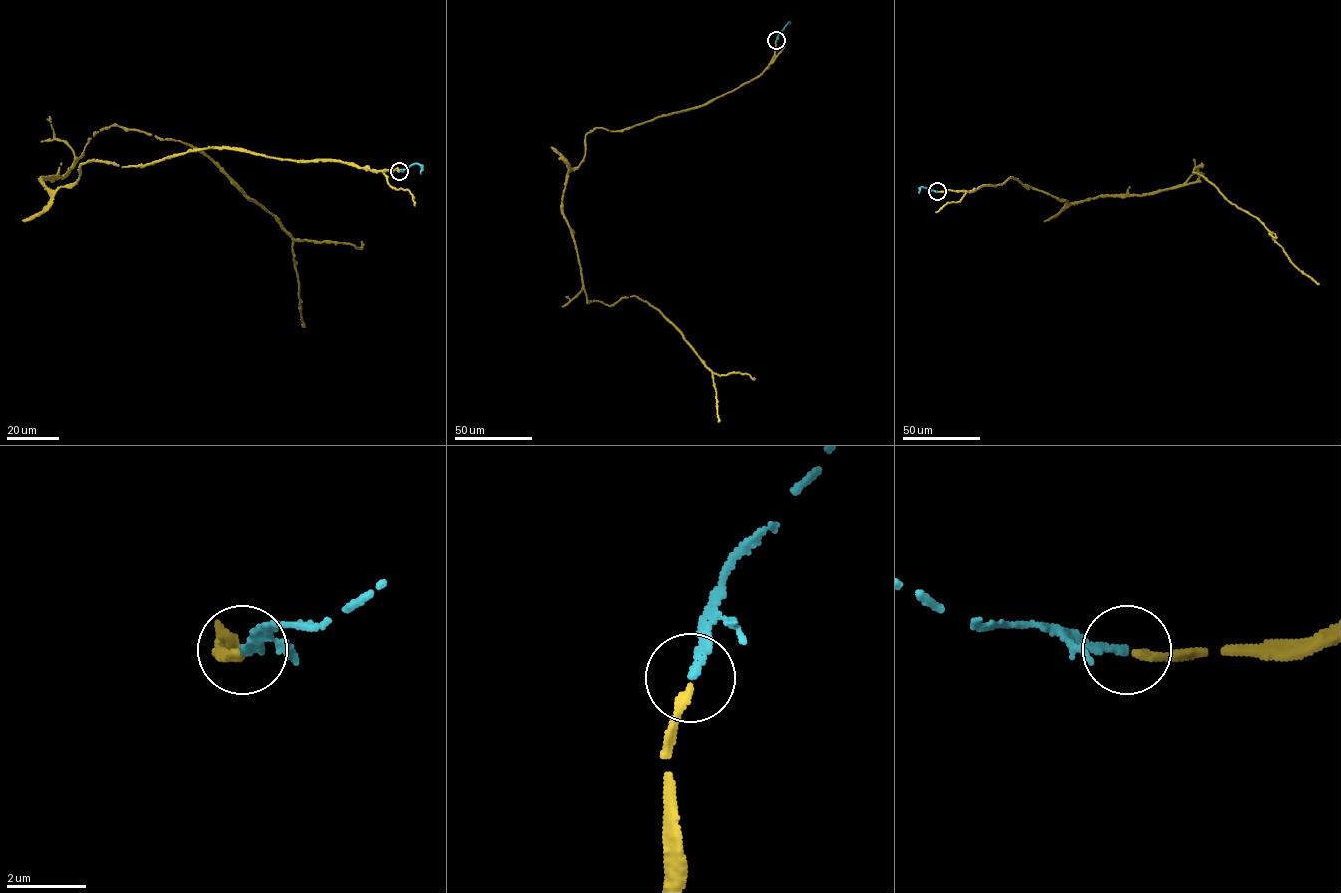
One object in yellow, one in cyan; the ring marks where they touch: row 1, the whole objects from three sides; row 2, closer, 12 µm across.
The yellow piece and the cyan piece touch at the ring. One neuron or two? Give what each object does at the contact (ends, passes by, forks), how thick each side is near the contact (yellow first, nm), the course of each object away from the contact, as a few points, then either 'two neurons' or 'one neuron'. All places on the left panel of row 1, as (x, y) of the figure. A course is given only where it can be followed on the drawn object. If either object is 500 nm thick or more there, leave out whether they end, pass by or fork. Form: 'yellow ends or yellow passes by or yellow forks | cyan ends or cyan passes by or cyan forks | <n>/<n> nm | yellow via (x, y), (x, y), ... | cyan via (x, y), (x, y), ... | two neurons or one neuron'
yellow ends | cyan ends | 200/170 nm | yellow via (400, 171), (208, 147), (40, 178), (111, 125), (198, 148), (292, 239), (302, 324) | cyan via (400, 171), (418, 163), (420, 174) | one neuron

